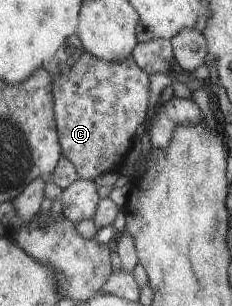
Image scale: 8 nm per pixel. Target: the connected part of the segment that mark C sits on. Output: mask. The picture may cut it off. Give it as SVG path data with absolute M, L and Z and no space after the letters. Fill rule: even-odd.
M91 53L82 55L62 73L52 77L51 91L55 95L55 120L59 146L63 154L74 165L77 177L92 180L108 169L118 169L126 161L126 151L134 139L136 127L144 121L148 109L148 73L131 55L122 62L103 60Z

